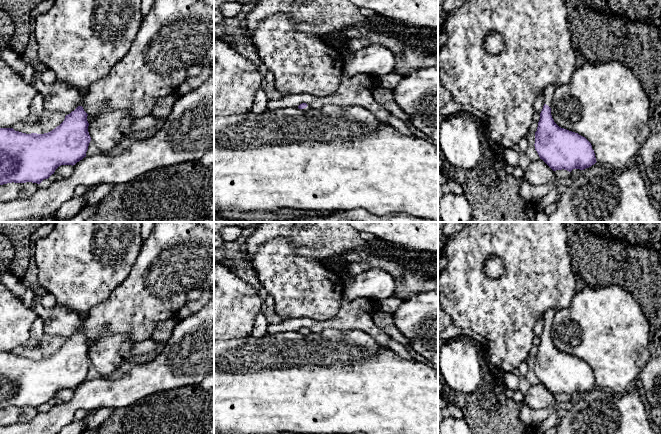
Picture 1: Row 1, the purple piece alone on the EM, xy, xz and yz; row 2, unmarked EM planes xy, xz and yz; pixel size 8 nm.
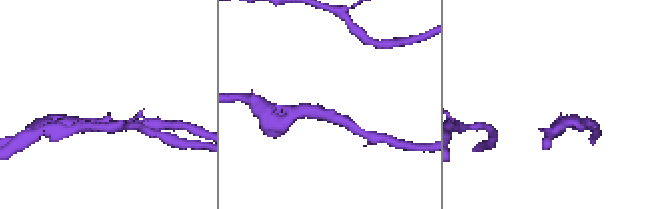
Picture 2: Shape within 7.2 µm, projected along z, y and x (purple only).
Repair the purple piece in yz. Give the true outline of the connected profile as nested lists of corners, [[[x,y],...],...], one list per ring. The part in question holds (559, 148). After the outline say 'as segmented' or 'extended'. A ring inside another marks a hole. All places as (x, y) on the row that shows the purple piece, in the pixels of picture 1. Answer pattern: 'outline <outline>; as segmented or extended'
outline [[[546,104],[540,113],[534,146],[540,159],[553,171],[584,170],[597,162],[591,143],[578,133],[559,127]]]; as segmented

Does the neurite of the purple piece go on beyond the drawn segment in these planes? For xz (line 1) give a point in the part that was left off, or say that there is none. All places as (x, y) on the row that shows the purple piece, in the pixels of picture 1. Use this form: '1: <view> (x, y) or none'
1: none

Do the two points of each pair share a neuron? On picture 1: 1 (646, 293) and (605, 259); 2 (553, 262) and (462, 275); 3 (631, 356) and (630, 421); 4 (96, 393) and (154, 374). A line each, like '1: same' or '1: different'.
1: same
2: same
3: different
4: same

